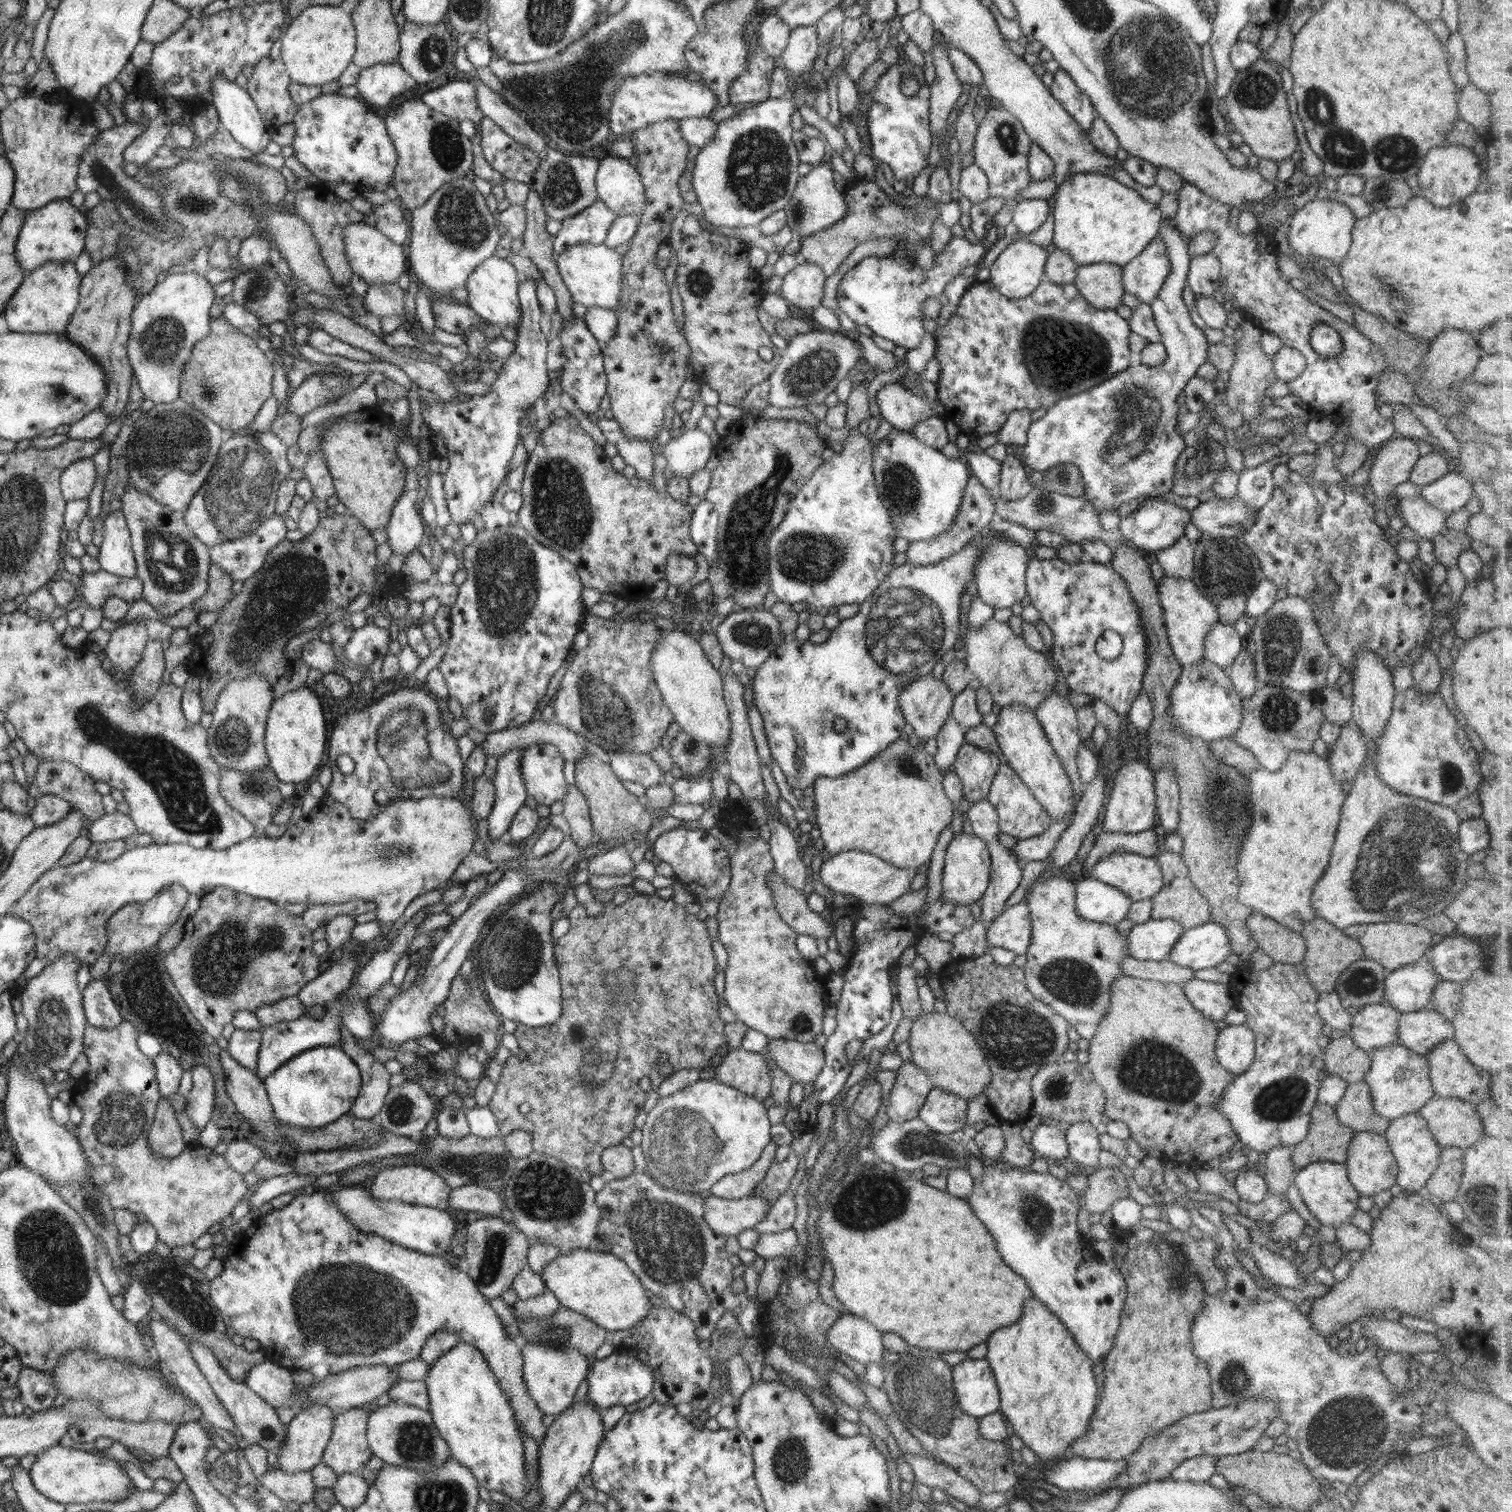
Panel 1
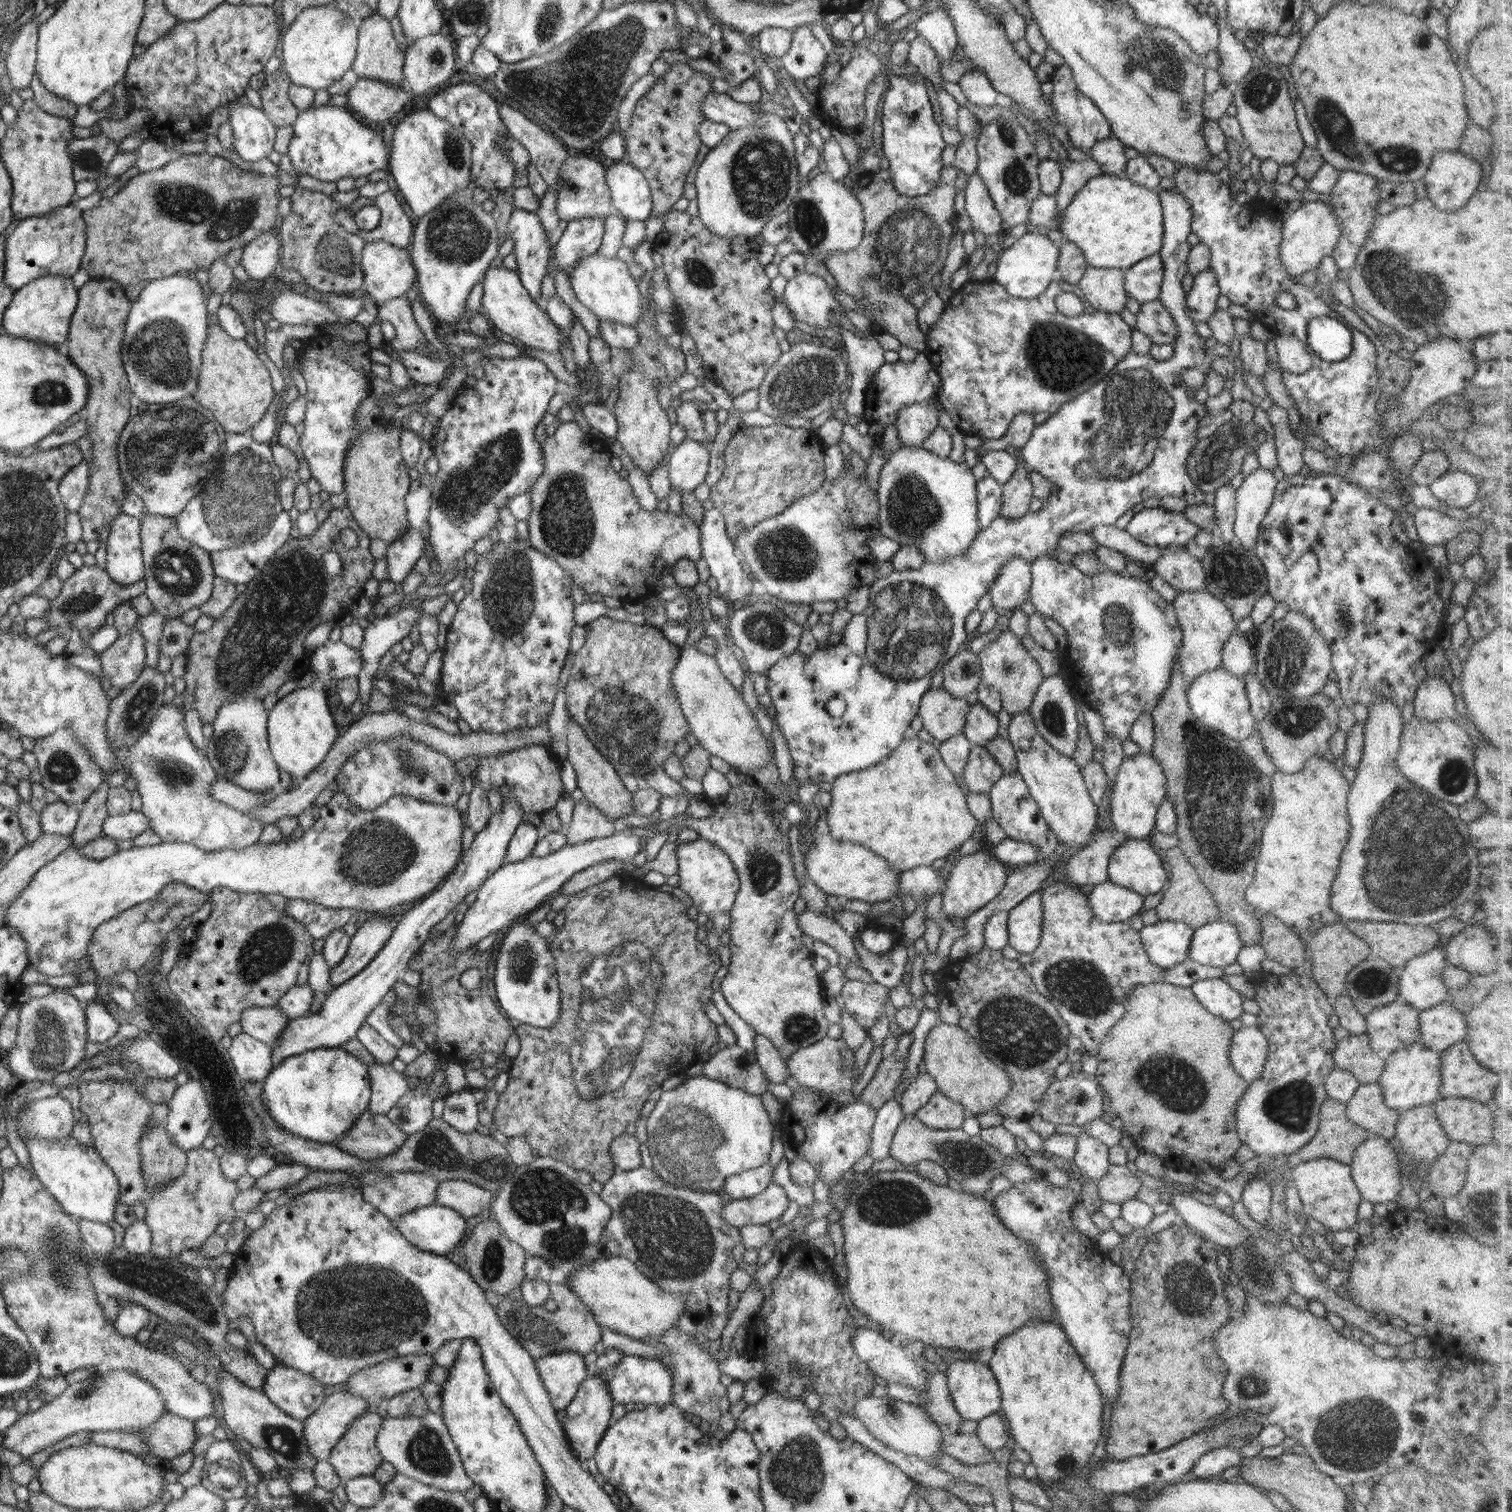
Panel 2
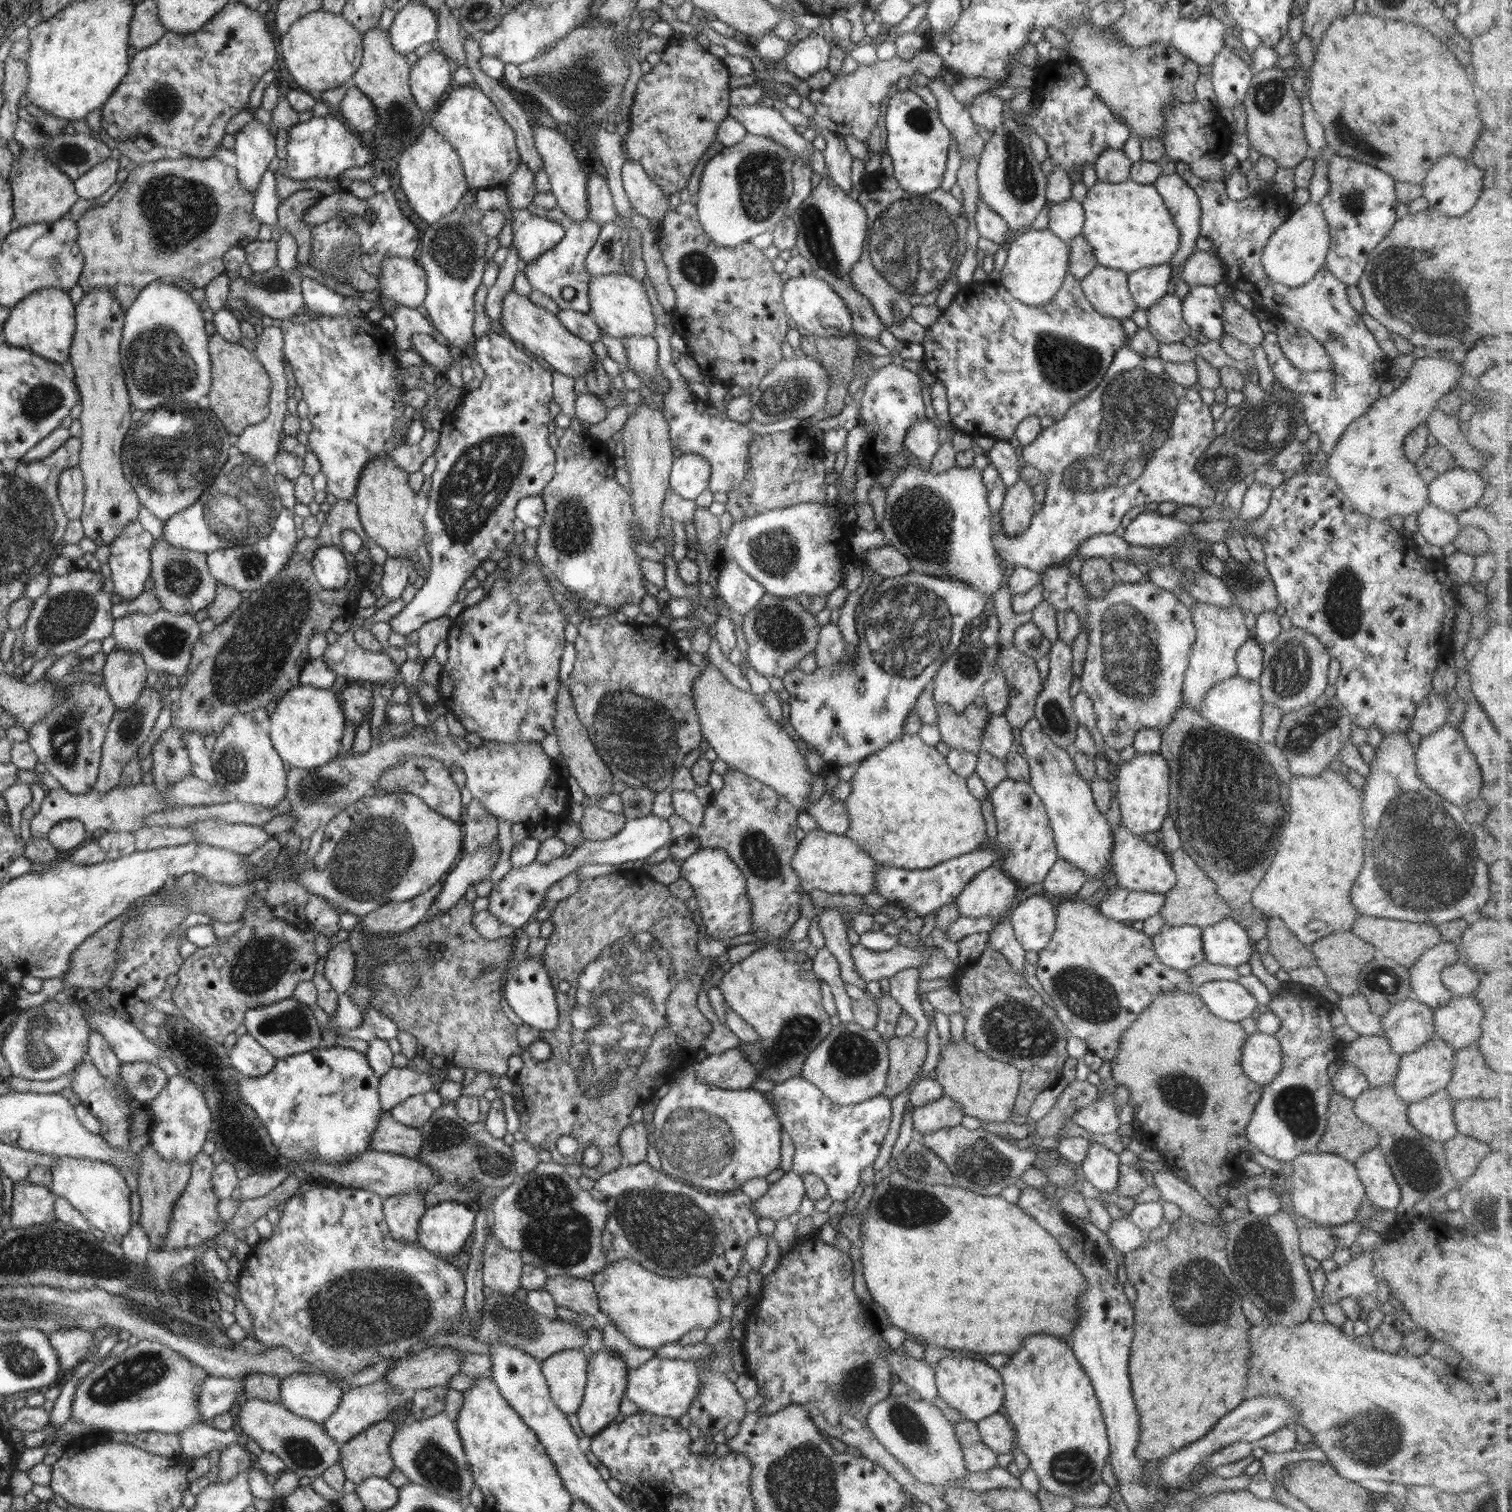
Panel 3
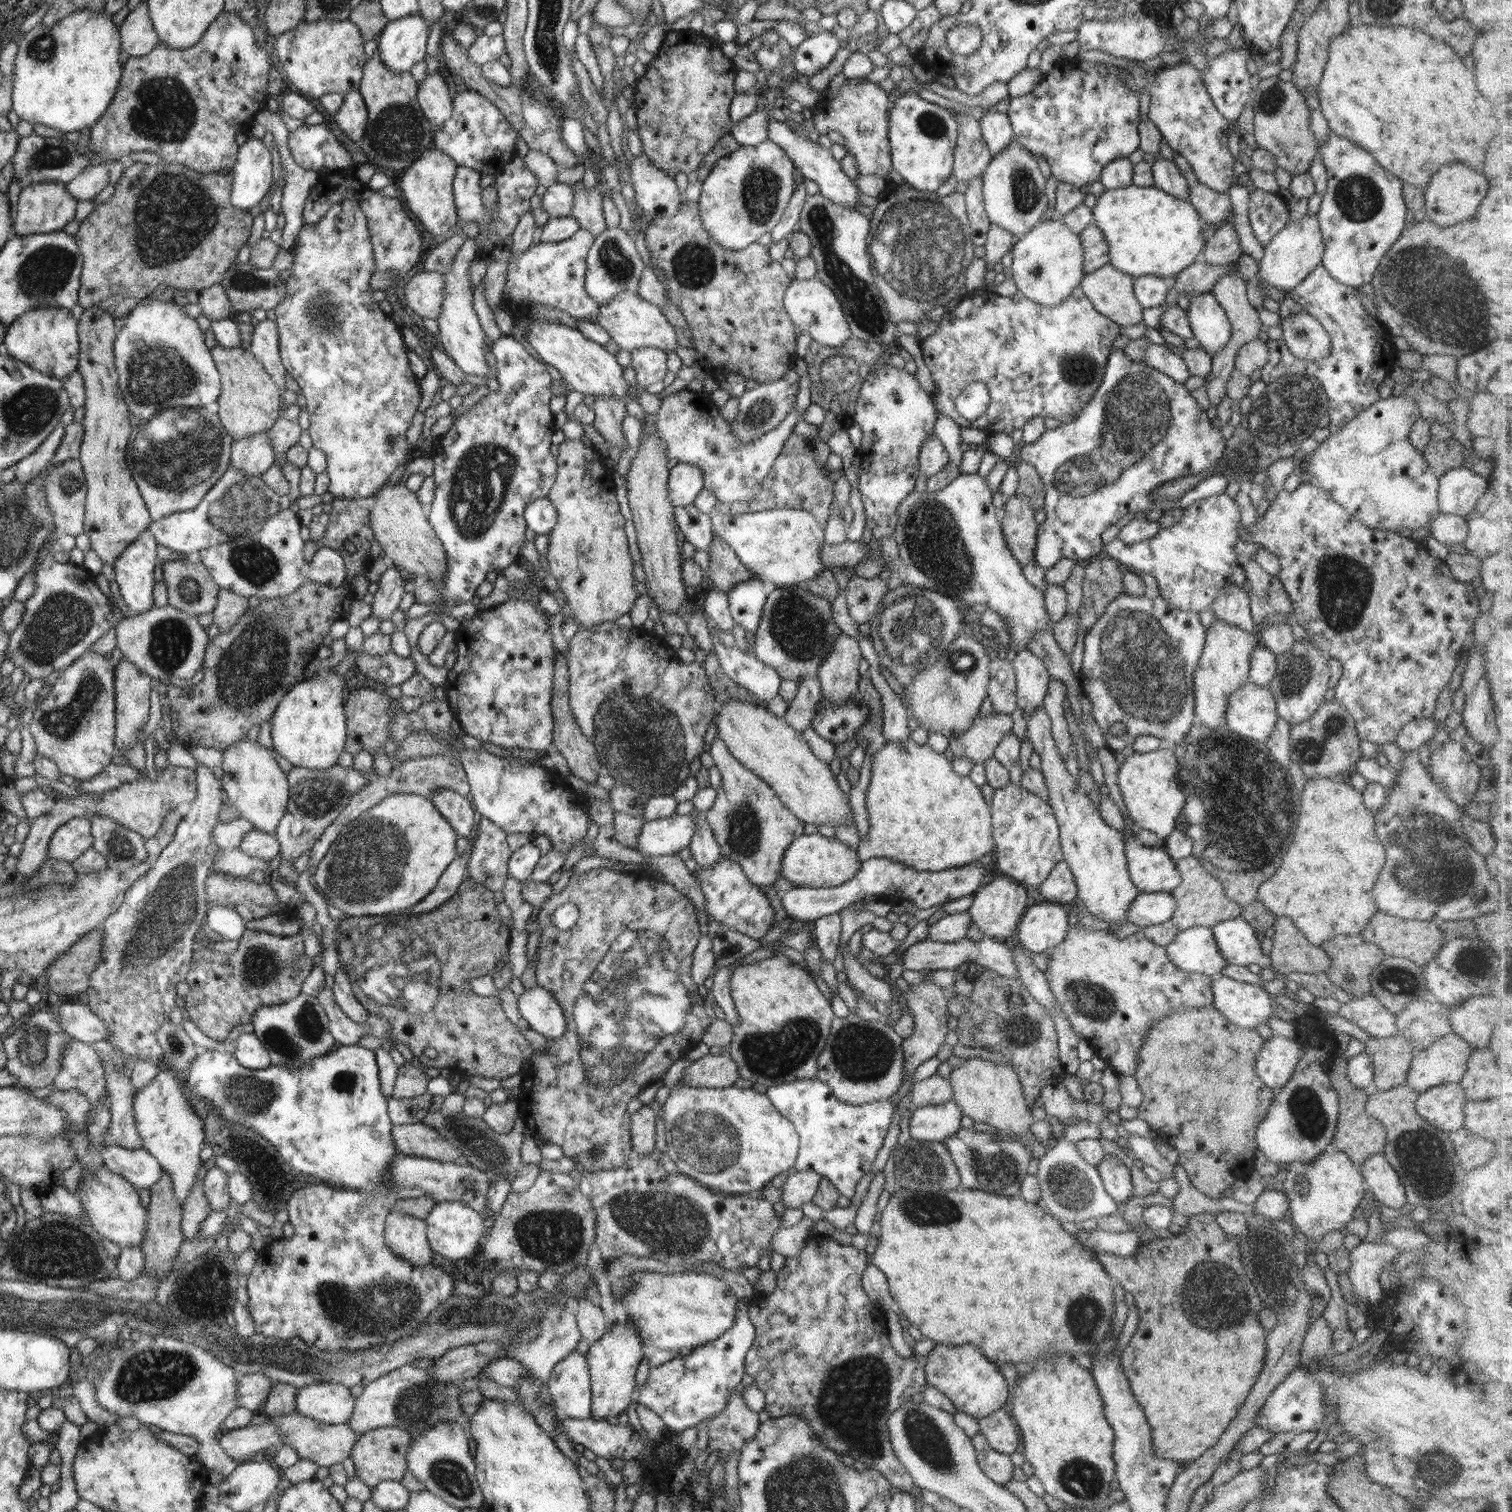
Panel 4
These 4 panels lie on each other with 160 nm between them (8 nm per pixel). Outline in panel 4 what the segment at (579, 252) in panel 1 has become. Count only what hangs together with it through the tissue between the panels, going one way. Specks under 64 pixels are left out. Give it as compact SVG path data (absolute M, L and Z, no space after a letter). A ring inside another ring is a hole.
M622 292L614 300L606 302L604 306L599 306L597 324L610 334L610 338L616 345L620 346L620 349L626 351L656 348L656 350L662 350L662 352L668 354L676 352L678 347L676 331L666 321L661 308L643 300L634 292Z

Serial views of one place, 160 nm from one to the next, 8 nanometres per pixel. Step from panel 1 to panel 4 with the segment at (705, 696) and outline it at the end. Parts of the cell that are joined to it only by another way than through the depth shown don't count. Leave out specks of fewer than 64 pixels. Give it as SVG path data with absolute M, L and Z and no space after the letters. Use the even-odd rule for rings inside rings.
M728 699L725 703L719 705L715 724L717 737L724 741L732 757L766 782L774 790L784 807L788 808L796 818L799 818L805 824L820 824L820 826L826 824L826 826L834 829L836 826L844 826L845 823L850 824L850 826L854 824L852 809L849 806L849 796L844 795L842 788L838 787L838 781L831 772L830 764L819 760L812 753L801 733L791 727L783 717L777 717L768 709L754 702L747 703Z

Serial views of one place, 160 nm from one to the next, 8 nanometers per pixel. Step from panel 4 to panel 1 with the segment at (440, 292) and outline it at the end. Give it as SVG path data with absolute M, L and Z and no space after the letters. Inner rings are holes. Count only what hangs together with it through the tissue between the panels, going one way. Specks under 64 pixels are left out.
M348 223L343 230L344 250L350 268L367 284L396 283L400 275L408 270L405 245L398 245L384 236L375 226Z

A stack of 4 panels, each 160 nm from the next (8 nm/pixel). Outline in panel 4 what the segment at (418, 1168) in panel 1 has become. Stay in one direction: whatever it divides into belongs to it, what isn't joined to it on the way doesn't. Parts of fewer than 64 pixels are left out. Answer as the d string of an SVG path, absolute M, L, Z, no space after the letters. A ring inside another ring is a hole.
M392 1207L385 1220L384 1240L392 1254L400 1256L414 1268L426 1268L432 1264L433 1251L424 1220Z

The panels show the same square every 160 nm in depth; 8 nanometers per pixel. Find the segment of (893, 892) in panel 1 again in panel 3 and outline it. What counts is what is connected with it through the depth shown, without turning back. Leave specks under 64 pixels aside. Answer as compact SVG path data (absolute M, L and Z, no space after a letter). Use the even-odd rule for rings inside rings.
M817 829L806 833L792 857L792 868L807 888L817 888L830 894L867 895L876 893L875 872L878 863L850 838Z

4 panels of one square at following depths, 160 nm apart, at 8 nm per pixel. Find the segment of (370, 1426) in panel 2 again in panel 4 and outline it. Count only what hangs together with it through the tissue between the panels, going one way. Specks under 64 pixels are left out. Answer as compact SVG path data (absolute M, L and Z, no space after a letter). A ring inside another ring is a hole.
M397 1426L378 1427L361 1434L349 1454L349 1458L354 1462L355 1475L369 1487L376 1486L376 1483L384 1479L399 1482L408 1471L406 1451L412 1441L412 1435Z

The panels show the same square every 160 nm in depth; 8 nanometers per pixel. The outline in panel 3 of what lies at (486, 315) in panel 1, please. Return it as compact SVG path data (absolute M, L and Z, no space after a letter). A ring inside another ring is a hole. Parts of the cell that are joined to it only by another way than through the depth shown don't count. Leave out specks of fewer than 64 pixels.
M513 289L504 296L500 330L512 341L522 344L524 349L542 357L553 369L573 379L585 376L600 362L592 344L571 334L552 312L536 306L528 297L518 294Z

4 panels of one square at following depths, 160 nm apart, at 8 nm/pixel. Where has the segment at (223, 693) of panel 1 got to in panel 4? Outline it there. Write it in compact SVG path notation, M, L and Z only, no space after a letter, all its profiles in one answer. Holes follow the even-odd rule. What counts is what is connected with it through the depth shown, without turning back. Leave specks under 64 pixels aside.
M246 736L223 750L221 766L222 789L238 810L239 817L252 824L254 829L268 835L276 834L290 799L287 774L279 768L272 753L272 750Z

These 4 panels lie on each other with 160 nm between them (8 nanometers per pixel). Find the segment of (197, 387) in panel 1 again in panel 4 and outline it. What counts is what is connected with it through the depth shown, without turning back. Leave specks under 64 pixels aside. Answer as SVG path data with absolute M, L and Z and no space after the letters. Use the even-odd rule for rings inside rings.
M214 346L211 356L221 374L221 393L218 397L218 421L233 441L252 434L267 434L280 418L281 390L260 362L248 350Z

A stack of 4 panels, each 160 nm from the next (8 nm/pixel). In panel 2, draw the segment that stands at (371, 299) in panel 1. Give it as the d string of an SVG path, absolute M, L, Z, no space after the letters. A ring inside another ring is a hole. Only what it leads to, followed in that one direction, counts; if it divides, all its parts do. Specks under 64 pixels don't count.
M405 296L384 301L382 304L377 303L377 306L379 322L390 322L396 329L396 337L389 341L392 350L396 350L396 352L417 351L423 352L424 354L433 352L430 350L430 340L432 342L434 342L434 340L426 338L426 335L420 331L420 327L418 327L418 324L415 322L411 304Z

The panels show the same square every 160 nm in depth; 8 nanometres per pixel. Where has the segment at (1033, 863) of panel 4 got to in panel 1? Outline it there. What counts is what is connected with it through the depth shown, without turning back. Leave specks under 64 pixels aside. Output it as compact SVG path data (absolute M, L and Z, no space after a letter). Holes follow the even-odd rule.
M1002 762L998 772L992 780L991 788L987 801L994 806L998 815L998 828L1001 833L1010 835L1018 840L1040 836L1046 832L1052 823L1047 810L1044 810L1032 796L1030 790L1020 781L1020 778L1012 768L1007 766L1006 762Z

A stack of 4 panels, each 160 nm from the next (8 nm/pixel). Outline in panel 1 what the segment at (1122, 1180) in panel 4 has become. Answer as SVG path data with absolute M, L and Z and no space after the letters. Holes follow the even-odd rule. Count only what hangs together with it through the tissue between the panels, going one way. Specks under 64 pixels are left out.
M1082 1121L1068 1124L1064 1131L1070 1160L1089 1171L1096 1170L1101 1153L1101 1144L1096 1127L1090 1121Z

